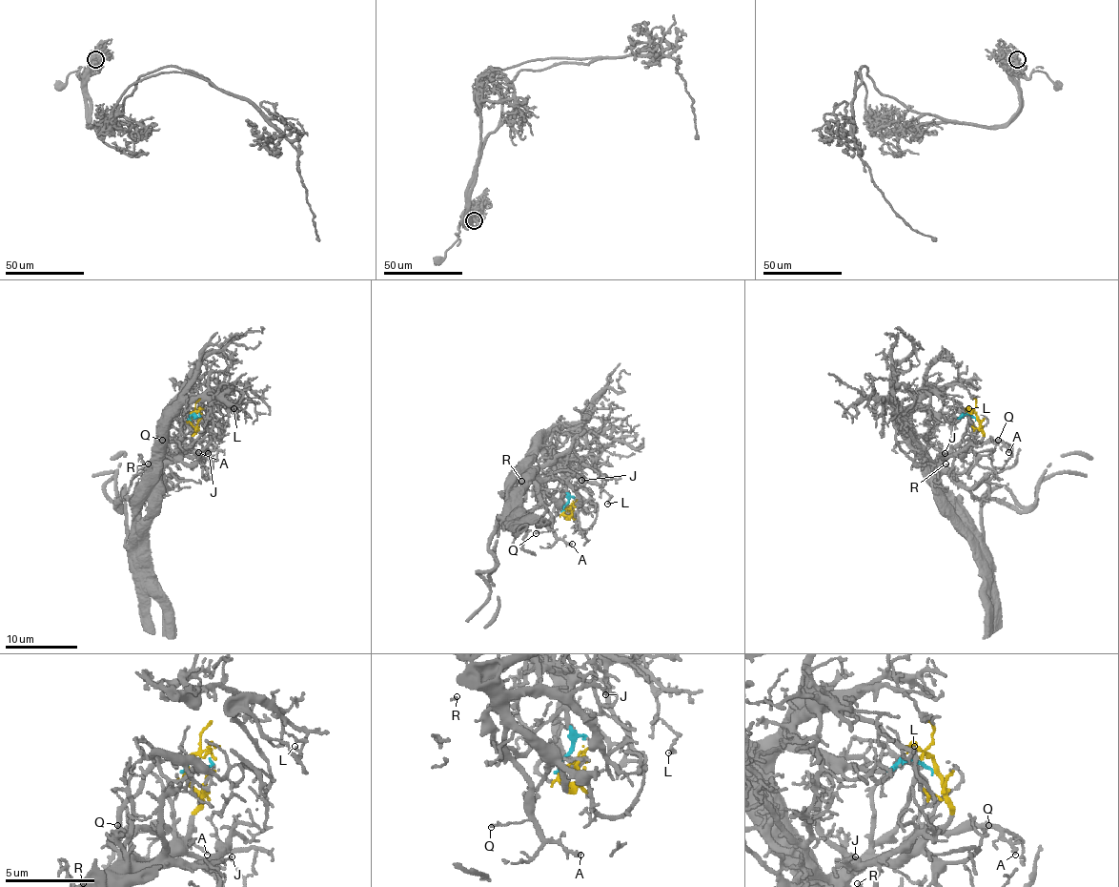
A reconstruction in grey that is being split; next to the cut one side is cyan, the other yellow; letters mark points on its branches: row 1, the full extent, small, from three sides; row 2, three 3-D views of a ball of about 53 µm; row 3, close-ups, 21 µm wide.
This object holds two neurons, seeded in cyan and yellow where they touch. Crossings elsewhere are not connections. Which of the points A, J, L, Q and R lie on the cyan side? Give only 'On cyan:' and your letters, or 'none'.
On cyan: L

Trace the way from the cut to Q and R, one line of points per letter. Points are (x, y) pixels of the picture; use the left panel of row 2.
Q: (189, 417), (193, 428), (187, 446), (177, 453), (171, 453), (171, 443), (177, 443), (169, 444), (161, 441)
R: (189, 417), (193, 428), (192, 441), (175, 453), (171, 453), (151, 473), (141, 475), (137, 471), (149, 464)

